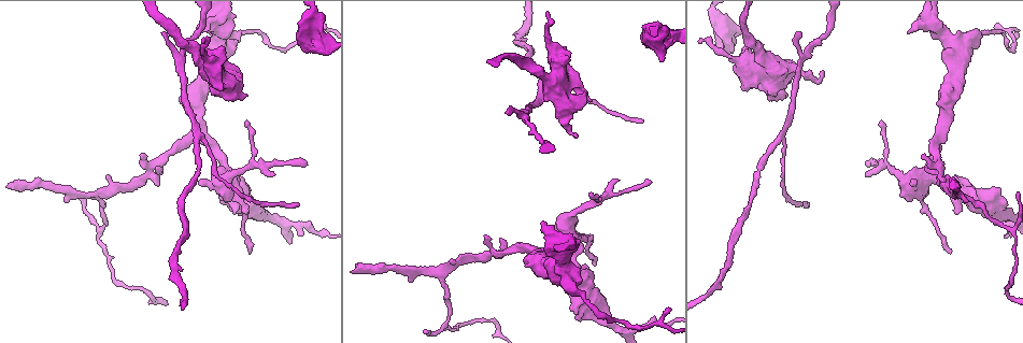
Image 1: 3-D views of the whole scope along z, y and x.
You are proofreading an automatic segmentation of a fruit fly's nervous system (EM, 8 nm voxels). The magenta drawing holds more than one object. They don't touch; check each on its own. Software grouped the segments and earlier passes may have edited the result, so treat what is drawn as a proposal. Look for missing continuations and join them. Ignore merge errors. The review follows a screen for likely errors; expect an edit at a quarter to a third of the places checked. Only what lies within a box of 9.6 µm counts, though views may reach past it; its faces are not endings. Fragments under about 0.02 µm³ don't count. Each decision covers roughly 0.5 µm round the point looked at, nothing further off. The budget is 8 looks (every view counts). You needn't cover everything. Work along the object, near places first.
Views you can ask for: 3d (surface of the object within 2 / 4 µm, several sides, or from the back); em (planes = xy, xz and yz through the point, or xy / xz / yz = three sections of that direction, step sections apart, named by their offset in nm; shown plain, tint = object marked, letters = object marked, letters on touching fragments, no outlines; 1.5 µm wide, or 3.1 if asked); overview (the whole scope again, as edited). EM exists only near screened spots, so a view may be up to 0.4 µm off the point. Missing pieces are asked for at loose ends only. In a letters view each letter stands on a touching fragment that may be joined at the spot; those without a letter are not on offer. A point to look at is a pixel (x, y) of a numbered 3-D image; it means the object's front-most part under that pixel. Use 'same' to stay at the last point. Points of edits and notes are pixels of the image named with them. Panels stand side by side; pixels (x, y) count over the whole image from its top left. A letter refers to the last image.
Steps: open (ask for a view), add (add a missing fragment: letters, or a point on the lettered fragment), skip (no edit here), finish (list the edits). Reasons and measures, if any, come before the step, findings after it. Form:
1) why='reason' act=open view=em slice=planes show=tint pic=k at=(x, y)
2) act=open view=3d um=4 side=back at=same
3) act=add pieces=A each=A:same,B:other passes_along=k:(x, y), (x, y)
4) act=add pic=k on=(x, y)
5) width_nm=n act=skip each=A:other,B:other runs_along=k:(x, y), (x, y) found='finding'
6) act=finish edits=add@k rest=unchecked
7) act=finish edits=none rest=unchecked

why='an open end' act=open view=3d um=2 pic=1 at=(663, 59)

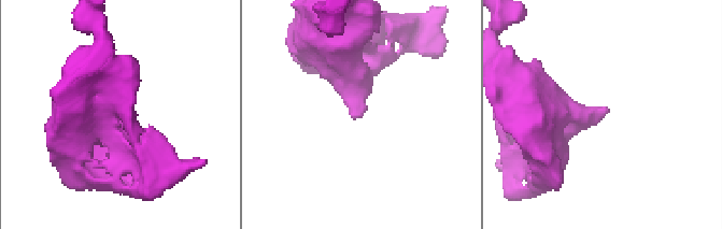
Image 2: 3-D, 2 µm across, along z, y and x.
act=open view=em slice=planes show=letters pic=2 at=(359, 116)

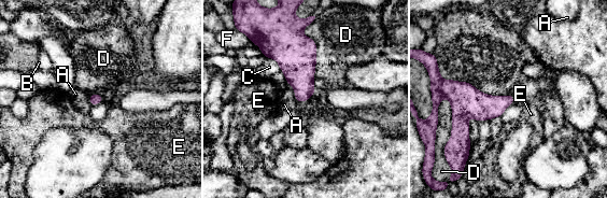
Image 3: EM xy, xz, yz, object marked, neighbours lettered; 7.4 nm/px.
act=skip each=A:other,B:other,C:other,D:other,E:other,F:other border=3:(440, 78), (511, 95) found='none of them fits'

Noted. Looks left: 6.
why='an open end' act=open view=em slice=planes show=letters pic=1 at=(576, 136)

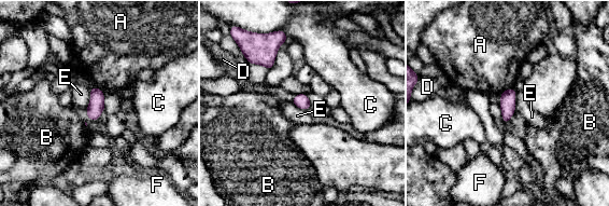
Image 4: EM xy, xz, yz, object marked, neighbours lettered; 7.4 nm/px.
act=skip each=A:other,B:other,C:other,D:other,E:other,F:other border=4:(90, 87), (90, 99), (85, 109) found='none of them fits'

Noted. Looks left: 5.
why='branch stops here' act=open view=em slice=yz step=4 show=letters pic=1 at=(542, 220)

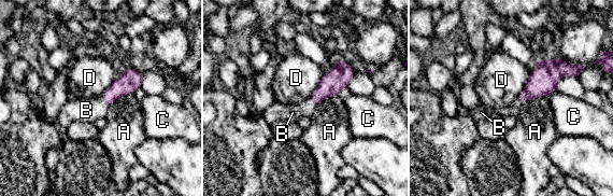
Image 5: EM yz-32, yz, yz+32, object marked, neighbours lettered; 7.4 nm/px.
act=add pieces=B each=A:other,B:same,C:other,D:other passes_along=5:(130, 80), (104, 101), (86, 110) found='the cell continues'

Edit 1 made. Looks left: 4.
act=finish edits=add@5 rest=unchecked

